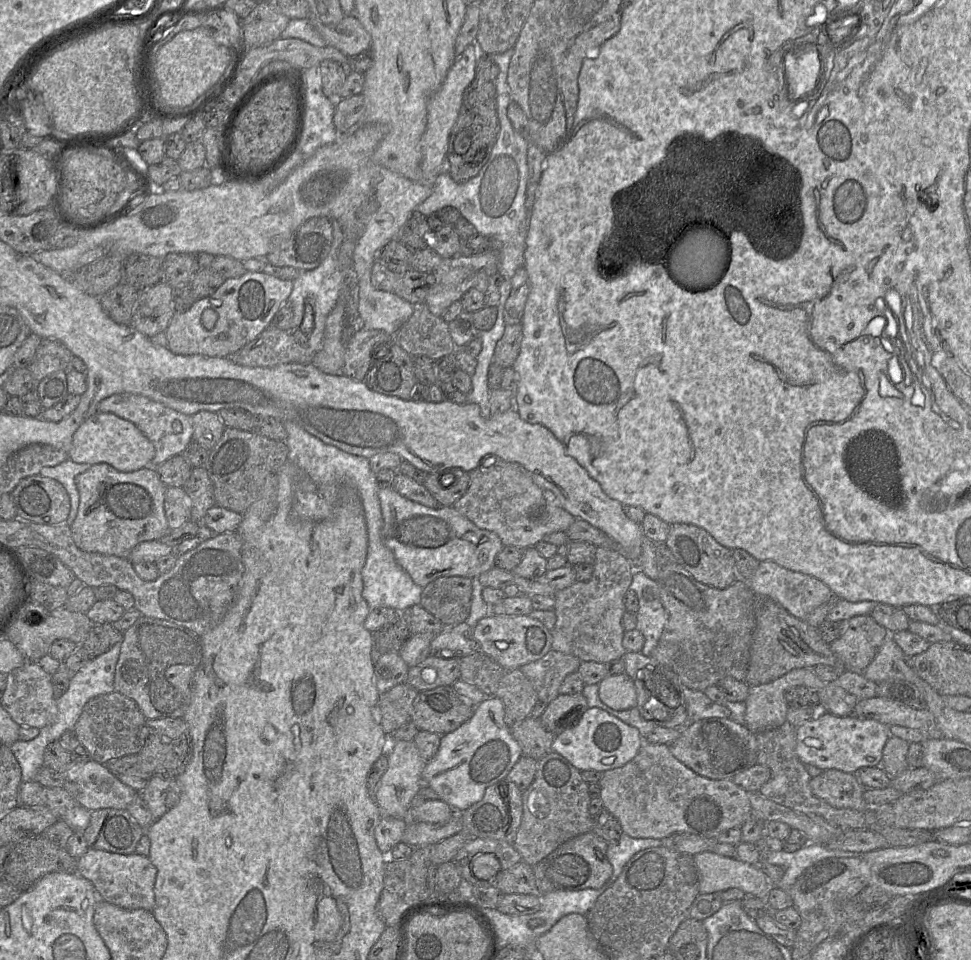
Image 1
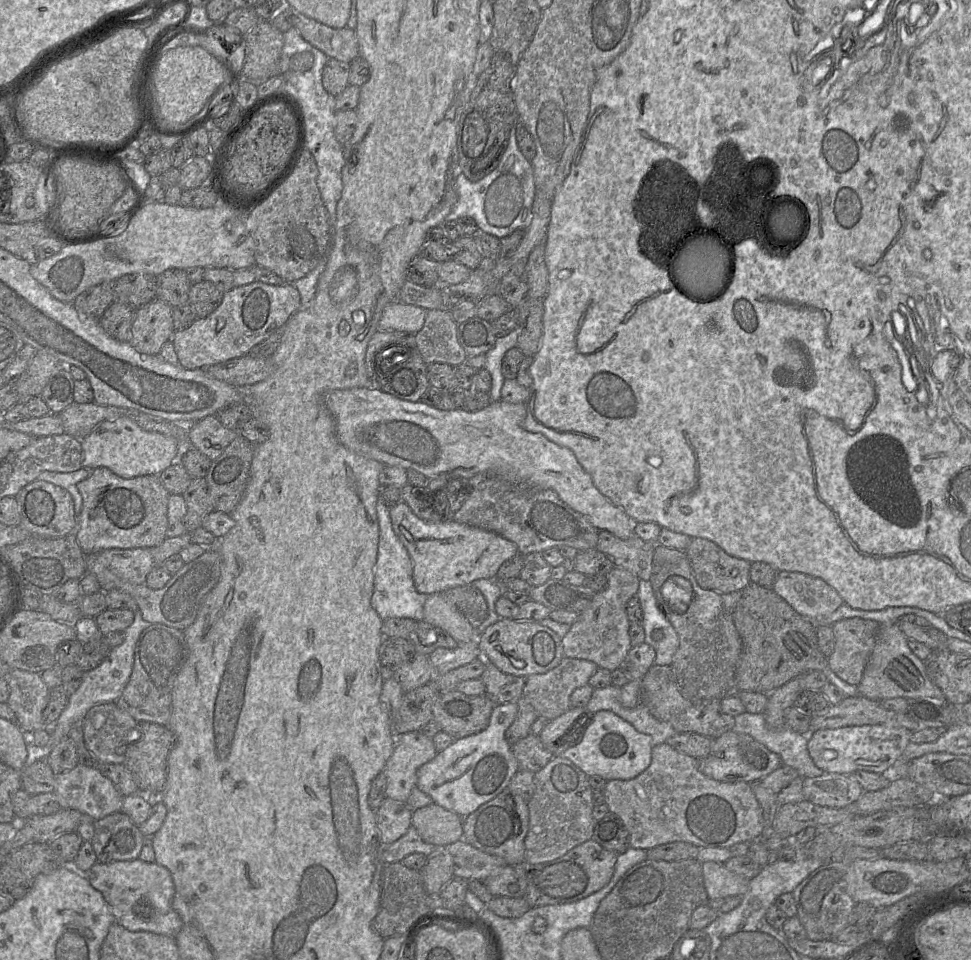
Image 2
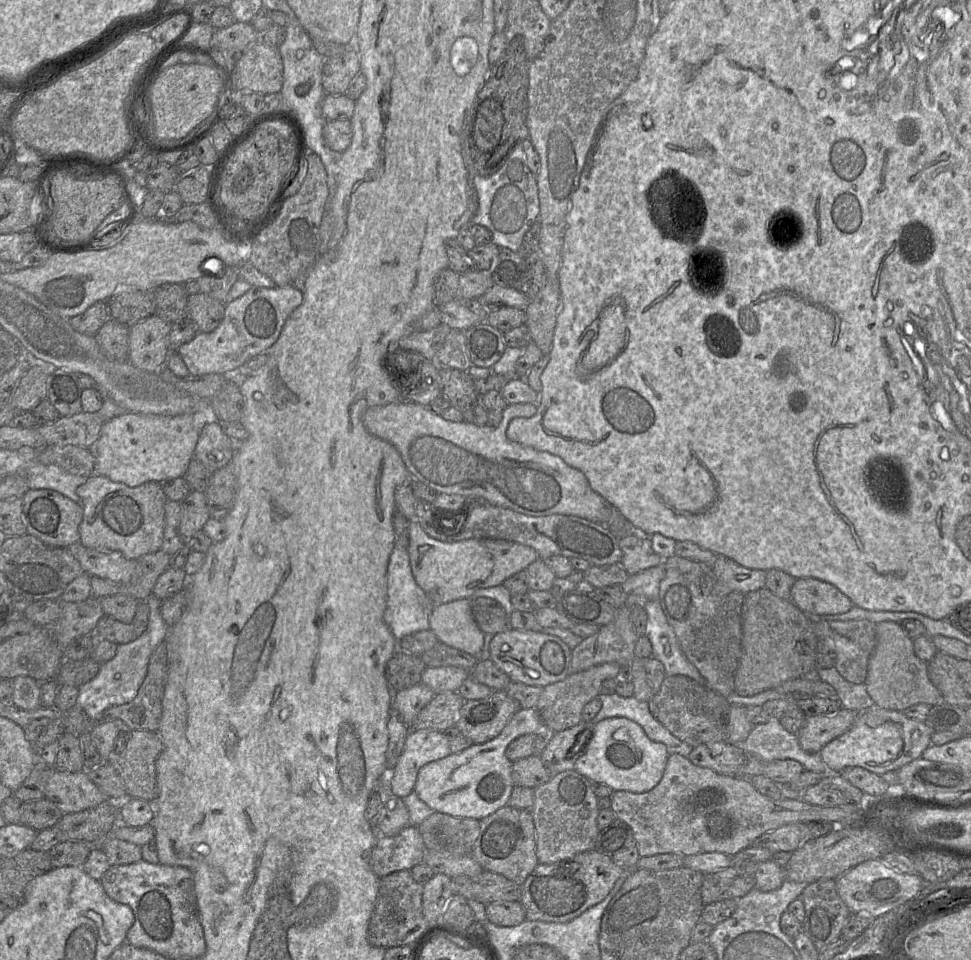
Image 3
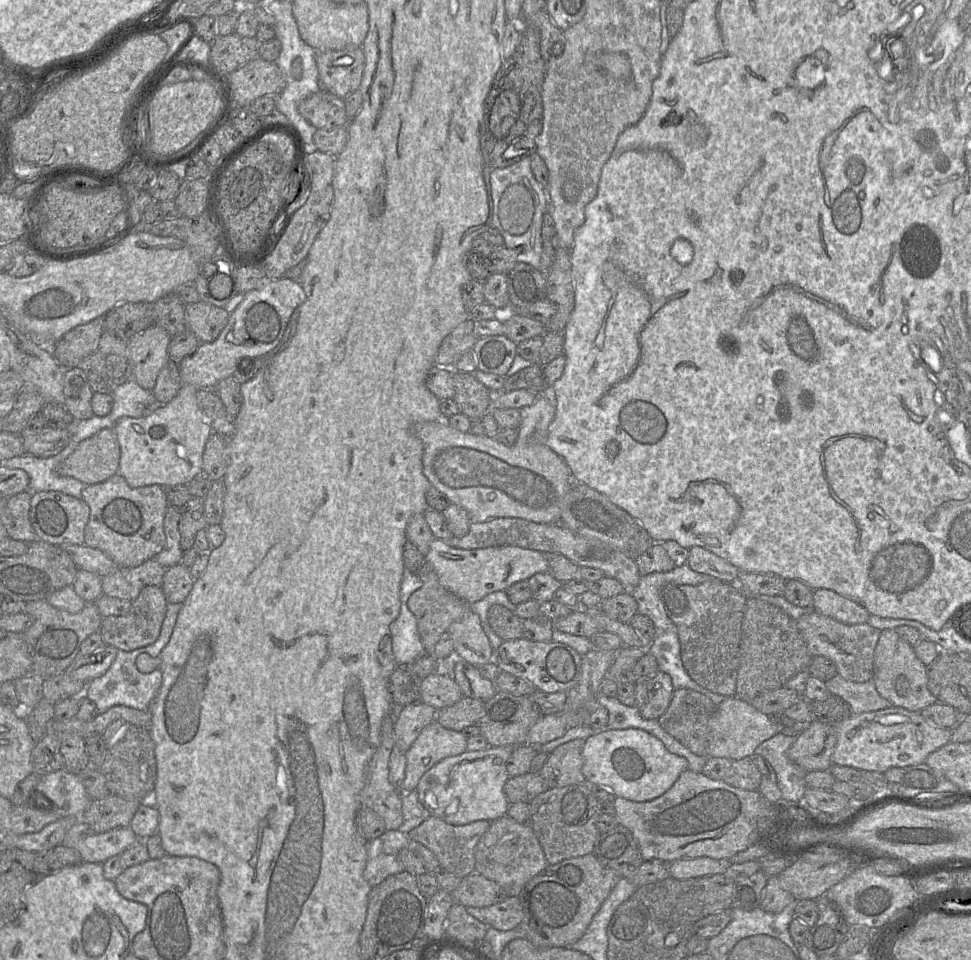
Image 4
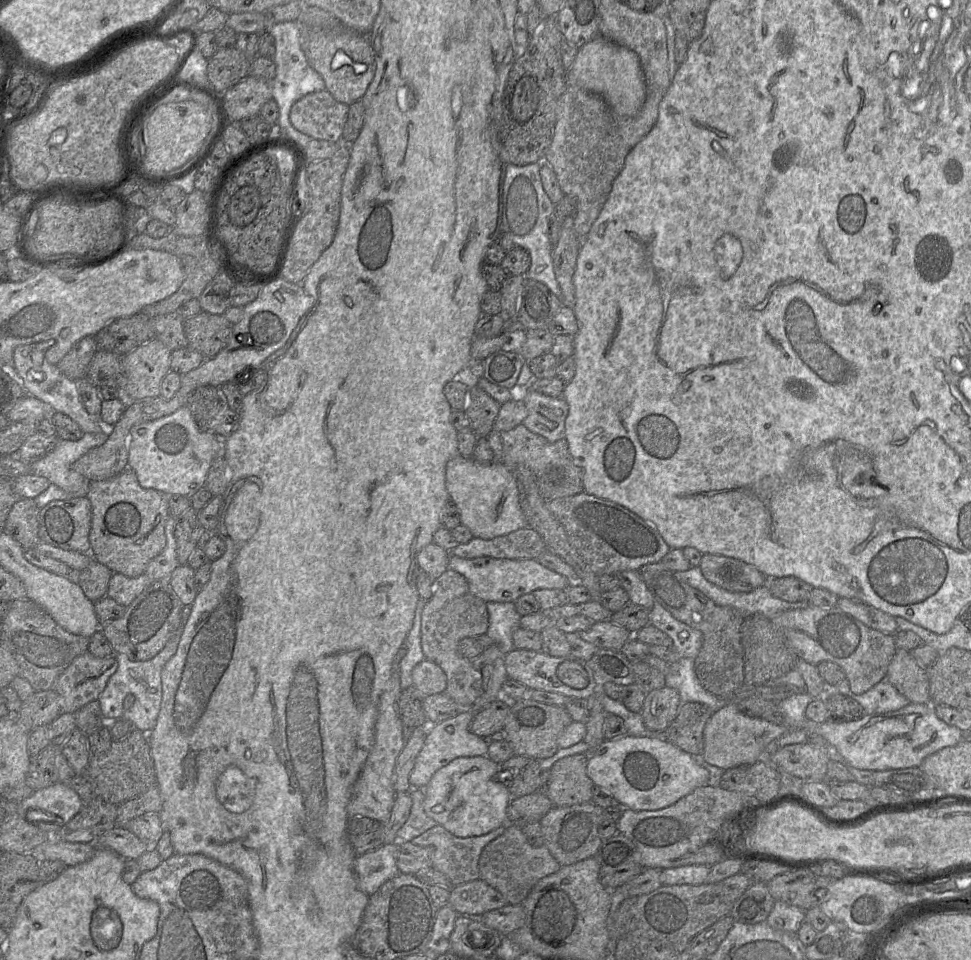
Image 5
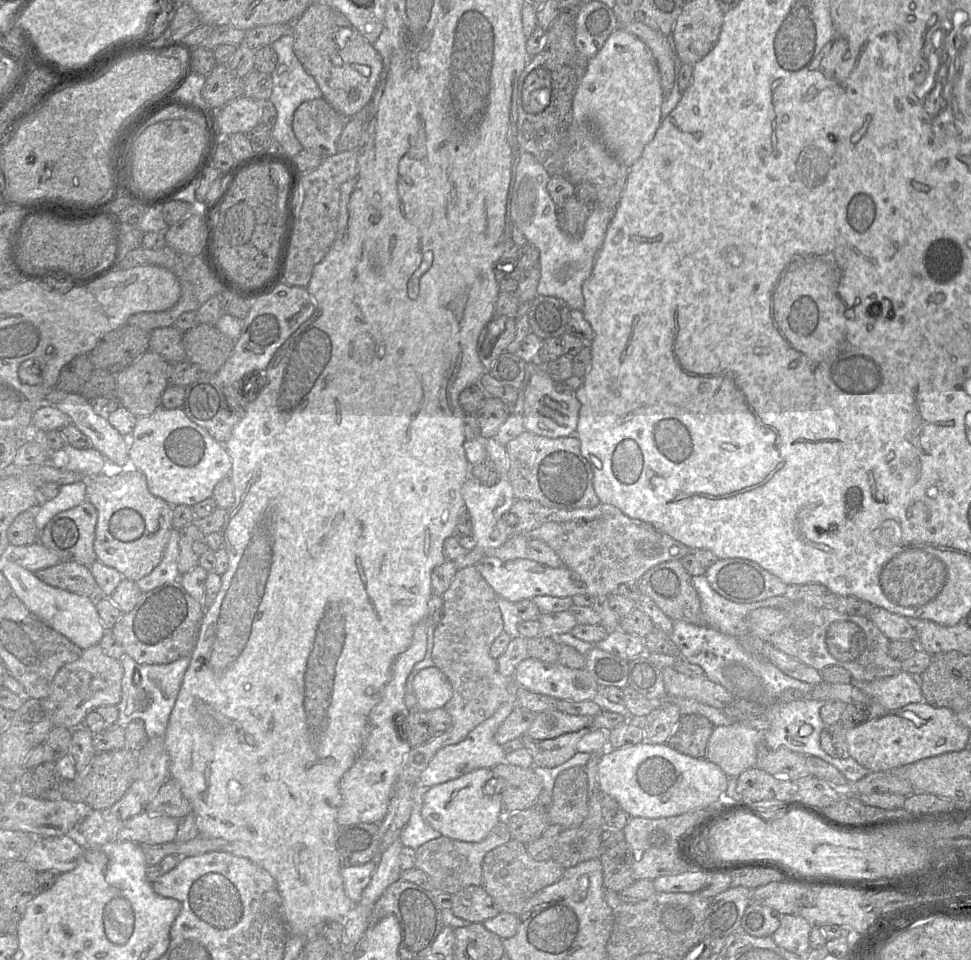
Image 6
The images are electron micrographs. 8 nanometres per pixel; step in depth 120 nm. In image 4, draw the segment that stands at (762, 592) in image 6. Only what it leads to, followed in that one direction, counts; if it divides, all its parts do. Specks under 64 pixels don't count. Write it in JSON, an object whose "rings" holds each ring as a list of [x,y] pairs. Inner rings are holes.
{"rings":[[[699,546],[689,549],[687,564],[696,572],[711,575],[726,583],[736,583],[740,576],[737,567]]]}

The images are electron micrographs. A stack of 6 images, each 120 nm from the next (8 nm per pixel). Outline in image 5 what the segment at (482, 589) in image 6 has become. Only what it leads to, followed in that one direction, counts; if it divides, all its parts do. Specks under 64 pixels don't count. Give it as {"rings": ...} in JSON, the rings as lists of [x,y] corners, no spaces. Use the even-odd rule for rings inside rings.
{"rings":[[[447,569],[433,581],[433,595],[425,603],[421,616],[421,645],[426,659],[442,668],[446,674],[446,694],[459,706],[459,712],[470,708],[482,694],[482,676],[473,662],[458,651],[460,640],[486,634],[489,614],[486,602],[469,589],[464,576]]]}

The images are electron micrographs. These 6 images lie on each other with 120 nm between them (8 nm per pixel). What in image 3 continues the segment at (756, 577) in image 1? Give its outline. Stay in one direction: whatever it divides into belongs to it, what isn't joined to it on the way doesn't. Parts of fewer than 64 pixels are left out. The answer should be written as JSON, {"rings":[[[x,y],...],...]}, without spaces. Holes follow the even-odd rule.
{"rings":[[[817,578],[796,579],[791,601],[806,615],[843,614],[854,606],[837,587]]]}

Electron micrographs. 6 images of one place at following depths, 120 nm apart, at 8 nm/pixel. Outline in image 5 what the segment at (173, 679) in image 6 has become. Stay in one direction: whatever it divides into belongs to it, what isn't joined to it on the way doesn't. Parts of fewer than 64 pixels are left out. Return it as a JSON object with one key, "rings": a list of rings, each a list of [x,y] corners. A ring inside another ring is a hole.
{"rings":[[[184,606],[175,631],[163,649],[153,658],[145,661],[132,661],[125,654],[116,653],[118,668],[109,678],[103,692],[98,697],[103,717],[107,722],[124,719],[132,722],[136,729],[148,734],[157,722],[162,702],[161,671],[165,663],[175,654],[183,627],[189,615],[190,606]]]}

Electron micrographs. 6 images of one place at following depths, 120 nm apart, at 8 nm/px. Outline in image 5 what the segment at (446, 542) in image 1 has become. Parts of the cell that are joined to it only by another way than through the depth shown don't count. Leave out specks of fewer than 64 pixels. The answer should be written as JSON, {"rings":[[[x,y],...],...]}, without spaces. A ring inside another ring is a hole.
{"rings":[[[450,554],[449,569],[452,569],[468,582],[470,591],[485,602],[515,602],[521,595],[533,593],[538,589],[560,589],[565,590],[571,585],[568,579],[540,564],[536,559],[500,559],[493,557],[462,558]]]}

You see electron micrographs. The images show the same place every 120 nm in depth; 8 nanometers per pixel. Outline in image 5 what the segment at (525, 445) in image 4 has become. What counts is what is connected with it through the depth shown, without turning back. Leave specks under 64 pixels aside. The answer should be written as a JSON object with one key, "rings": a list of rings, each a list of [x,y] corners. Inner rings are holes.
{"rings":[[[529,386],[520,390],[528,415],[523,424],[533,433],[539,434],[549,442],[565,438],[565,422],[569,405],[563,397],[541,394]],[[457,455],[446,465],[446,488],[450,503],[460,511],[461,523],[474,537],[492,539],[527,526],[519,484],[503,462],[480,463]]]}

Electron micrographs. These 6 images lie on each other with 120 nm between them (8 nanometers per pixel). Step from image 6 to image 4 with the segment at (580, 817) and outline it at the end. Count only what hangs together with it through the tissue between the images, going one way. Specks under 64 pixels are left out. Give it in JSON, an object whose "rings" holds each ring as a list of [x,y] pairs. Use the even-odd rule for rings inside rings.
{"rings":[[[583,739],[570,740],[555,748],[539,772],[550,788],[588,783],[582,772]]]}

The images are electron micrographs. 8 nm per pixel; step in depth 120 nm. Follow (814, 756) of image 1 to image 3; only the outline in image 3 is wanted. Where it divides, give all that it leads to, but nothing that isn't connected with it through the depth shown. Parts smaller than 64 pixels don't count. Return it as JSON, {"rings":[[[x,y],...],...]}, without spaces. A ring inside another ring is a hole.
{"rings":[[[876,705],[858,713],[854,725],[846,733],[826,744],[819,755],[830,773],[840,773],[847,767],[862,767],[882,775],[897,771],[918,759],[931,745],[934,731],[924,722],[905,716],[902,711],[888,710]]]}

